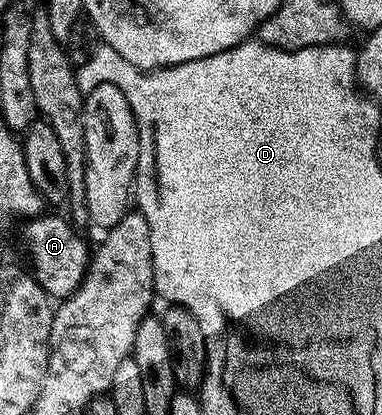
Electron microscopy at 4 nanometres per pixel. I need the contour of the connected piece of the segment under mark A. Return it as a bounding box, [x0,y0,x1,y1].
[22,214,92,302]

